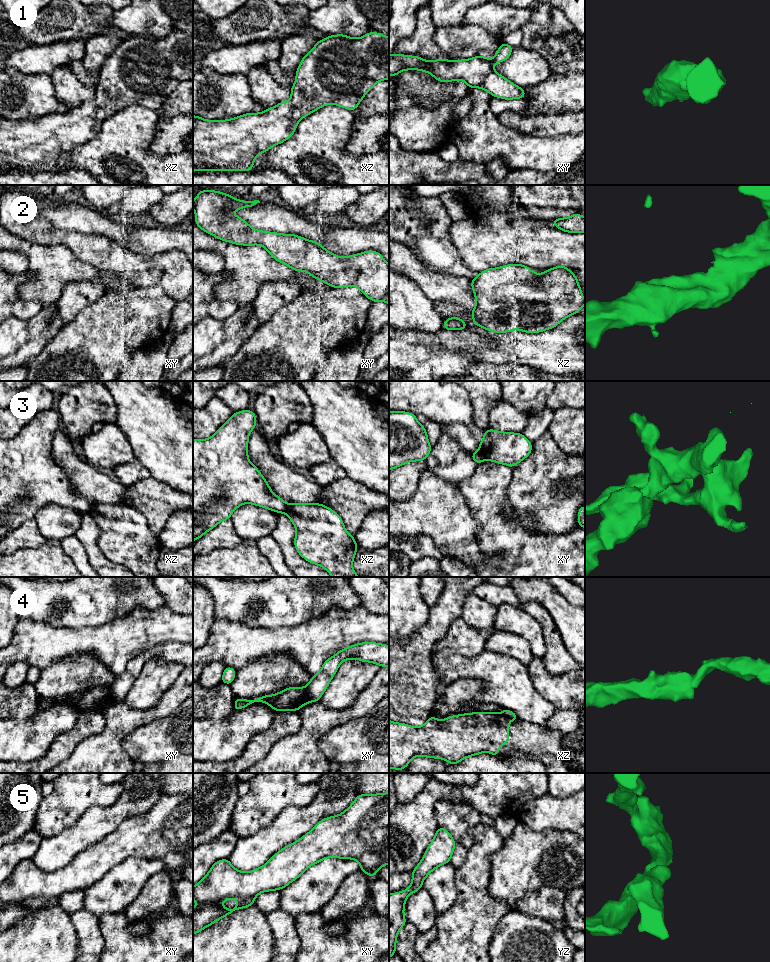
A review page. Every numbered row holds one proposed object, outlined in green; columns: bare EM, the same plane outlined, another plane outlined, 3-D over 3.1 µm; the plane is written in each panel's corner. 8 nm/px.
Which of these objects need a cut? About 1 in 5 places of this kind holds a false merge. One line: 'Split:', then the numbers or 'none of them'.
Split: 3, 4

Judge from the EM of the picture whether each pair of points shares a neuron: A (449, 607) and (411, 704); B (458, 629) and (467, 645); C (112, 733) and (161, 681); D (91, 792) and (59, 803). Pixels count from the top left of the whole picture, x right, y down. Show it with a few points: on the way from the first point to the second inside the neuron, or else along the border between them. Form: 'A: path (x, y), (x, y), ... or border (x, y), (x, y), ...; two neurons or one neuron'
A: path (432, 631), (420, 643), (411, 657), (411, 680); one neuron
B: path (459, 633), (465, 641); one neuron
C: border (122, 701), (138, 709), (150, 709), (158, 703); two neurons
D: path (83, 790), (78, 790), (67, 801); one neuron

